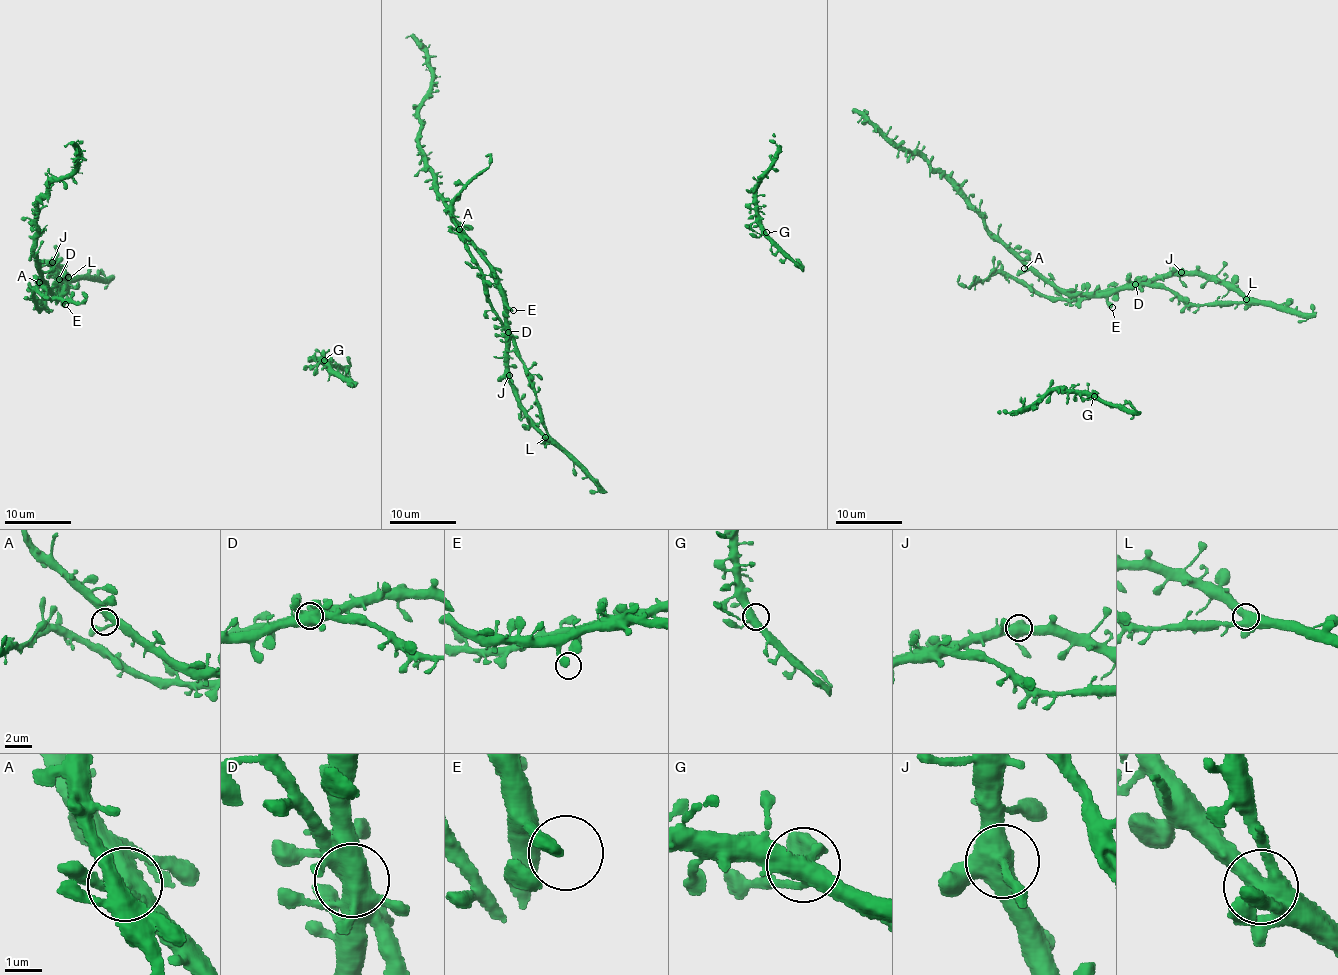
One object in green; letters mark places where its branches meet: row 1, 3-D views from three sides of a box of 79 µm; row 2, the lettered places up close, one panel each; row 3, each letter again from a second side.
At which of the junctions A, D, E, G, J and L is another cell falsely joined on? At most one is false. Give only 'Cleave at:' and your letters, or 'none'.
Cleave at: none

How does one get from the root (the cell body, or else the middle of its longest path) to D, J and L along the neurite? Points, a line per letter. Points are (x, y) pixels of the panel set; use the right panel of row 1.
D: (1112, 307), (1108, 301), (1111, 295), (1136, 284)
J: (1112, 307), (1108, 298), (1117, 291), (1139, 289), (1157, 278), (1181, 272)
L: (1112, 307), (1108, 301), (1111, 295), (1145, 285), (1162, 285), (1193, 304), (1238, 304), (1246, 299)

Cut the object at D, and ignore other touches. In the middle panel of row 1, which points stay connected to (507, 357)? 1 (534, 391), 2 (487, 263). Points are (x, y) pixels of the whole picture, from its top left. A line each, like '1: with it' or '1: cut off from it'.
1: cut off from it
2: with it

